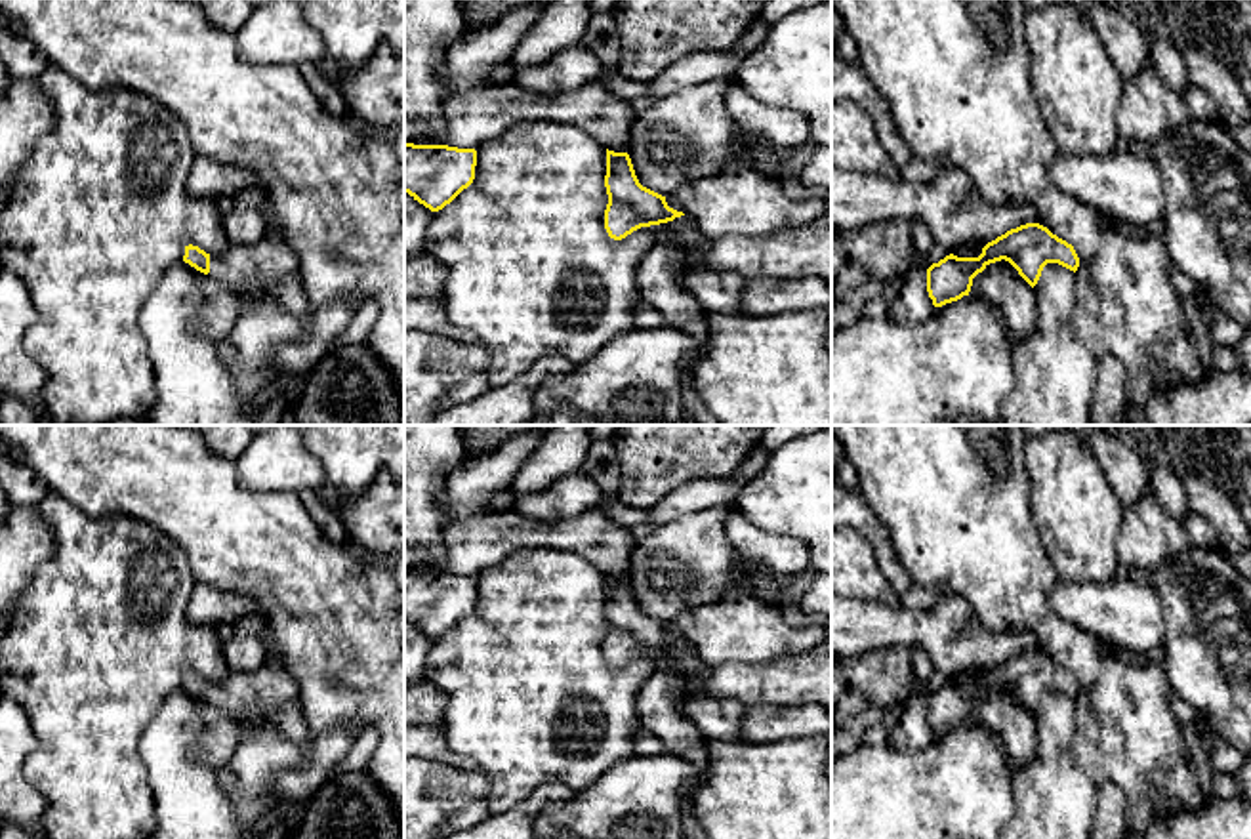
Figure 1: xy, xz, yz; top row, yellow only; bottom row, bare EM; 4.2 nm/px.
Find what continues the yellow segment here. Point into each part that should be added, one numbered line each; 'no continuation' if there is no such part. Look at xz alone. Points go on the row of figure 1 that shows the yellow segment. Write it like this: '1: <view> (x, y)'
1: xz (716, 290)

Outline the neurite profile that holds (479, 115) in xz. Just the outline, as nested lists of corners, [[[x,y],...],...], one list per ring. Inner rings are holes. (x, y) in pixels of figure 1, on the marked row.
[[[599,80],[555,95],[517,84],[446,92],[442,101],[448,147],[477,149],[521,122],[568,122],[614,153],[627,153],[637,111]]]

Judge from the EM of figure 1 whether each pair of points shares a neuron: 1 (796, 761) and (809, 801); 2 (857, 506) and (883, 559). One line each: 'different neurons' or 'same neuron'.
1: same neuron
2: same neuron

